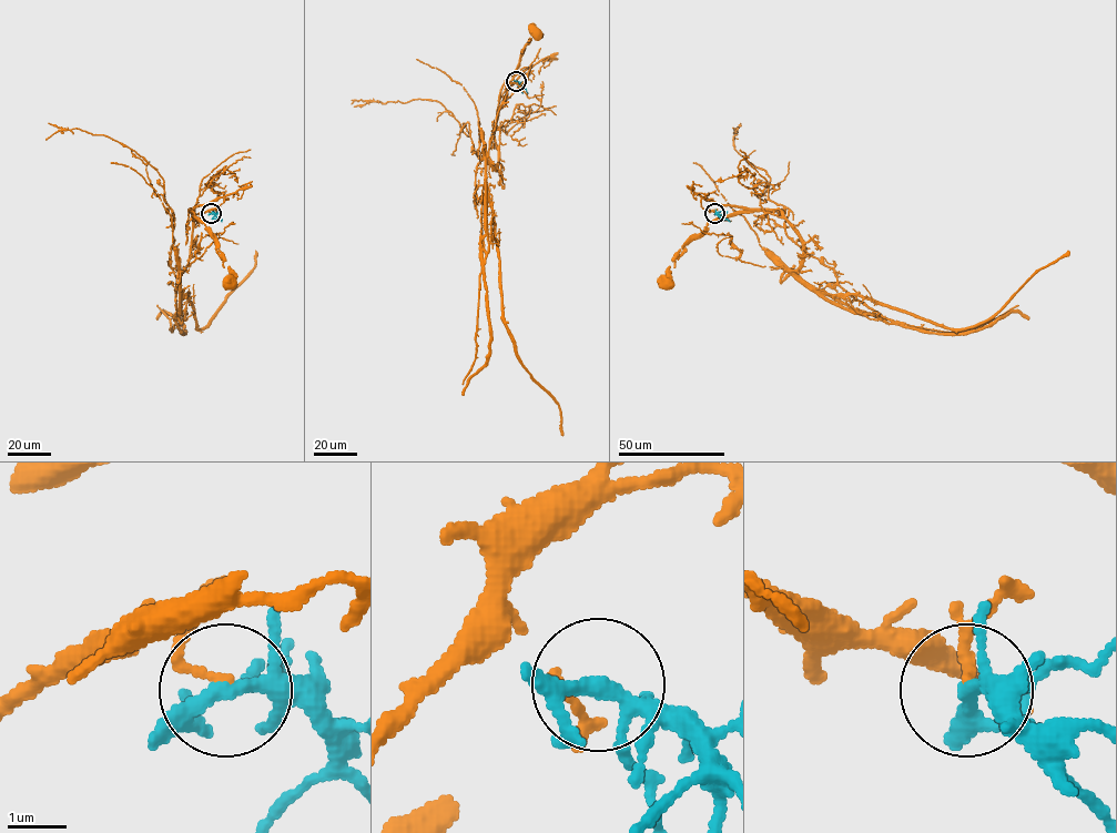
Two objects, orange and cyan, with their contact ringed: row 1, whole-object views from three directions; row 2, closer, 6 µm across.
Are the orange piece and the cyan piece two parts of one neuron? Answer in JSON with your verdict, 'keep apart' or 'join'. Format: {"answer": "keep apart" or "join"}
{"answer": "keep apart"}

